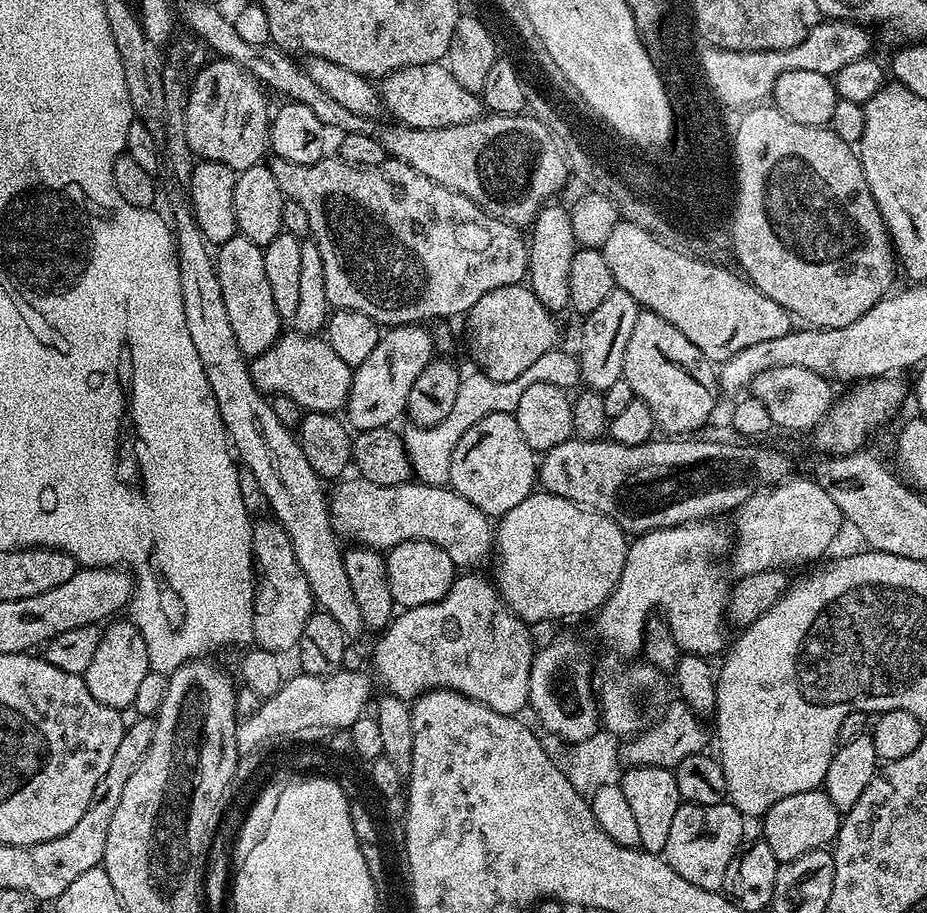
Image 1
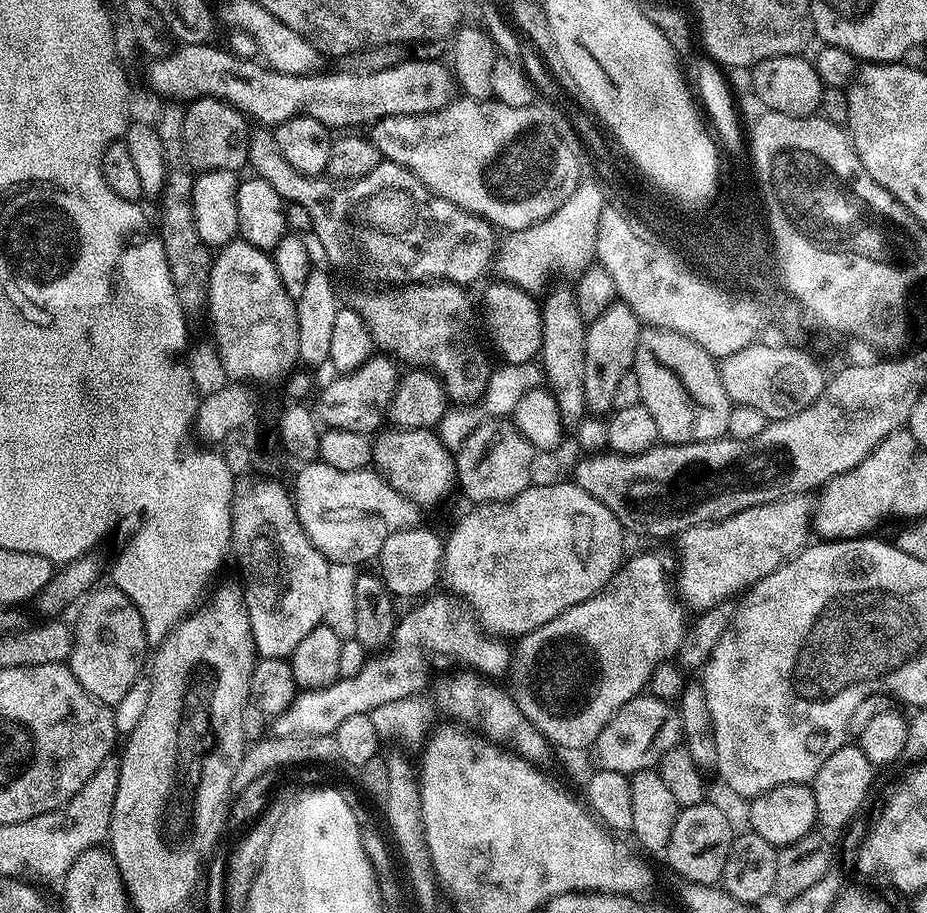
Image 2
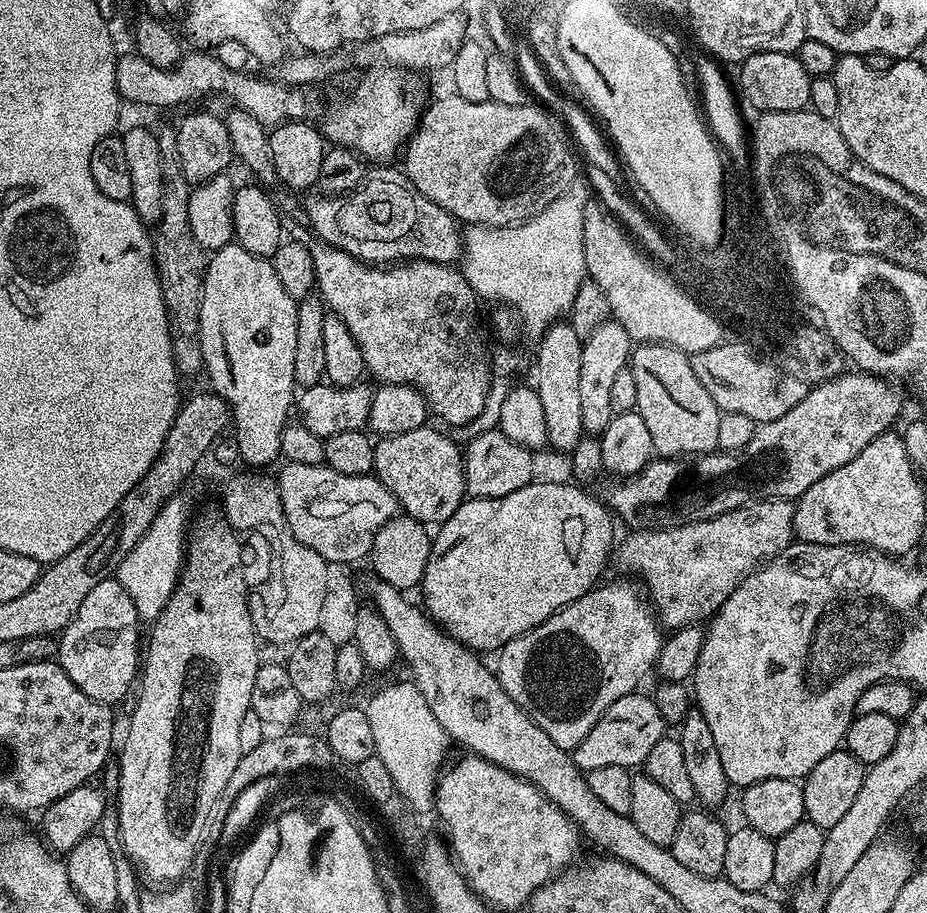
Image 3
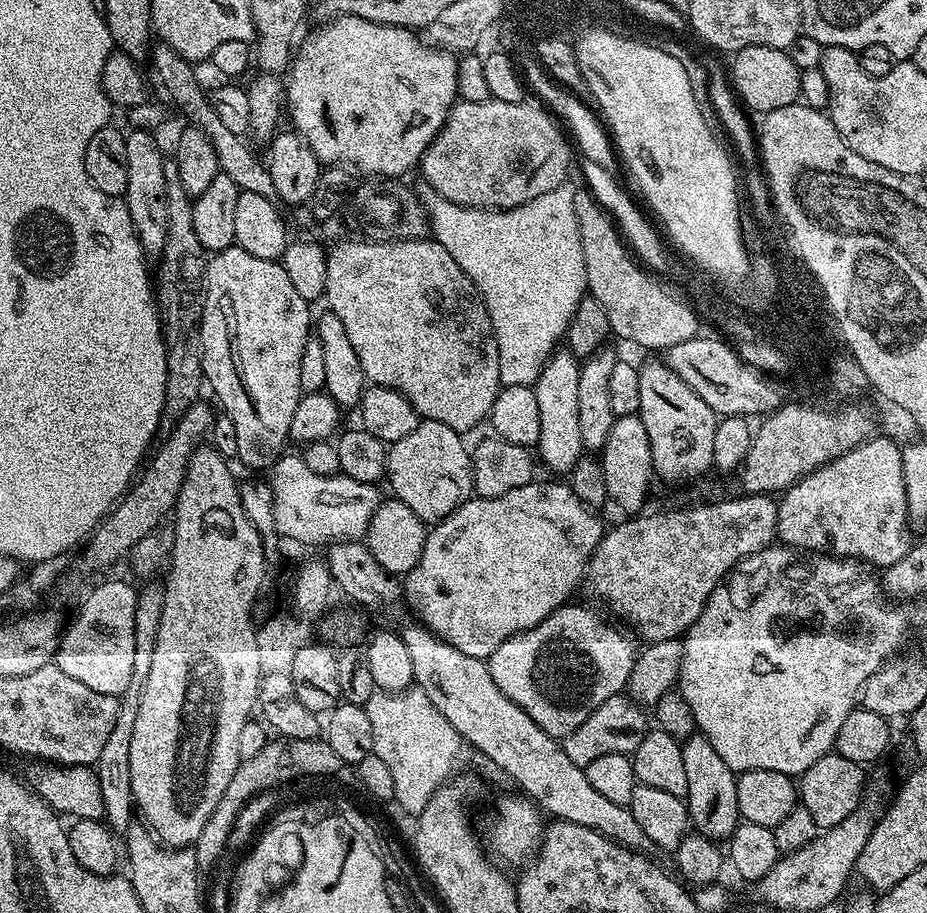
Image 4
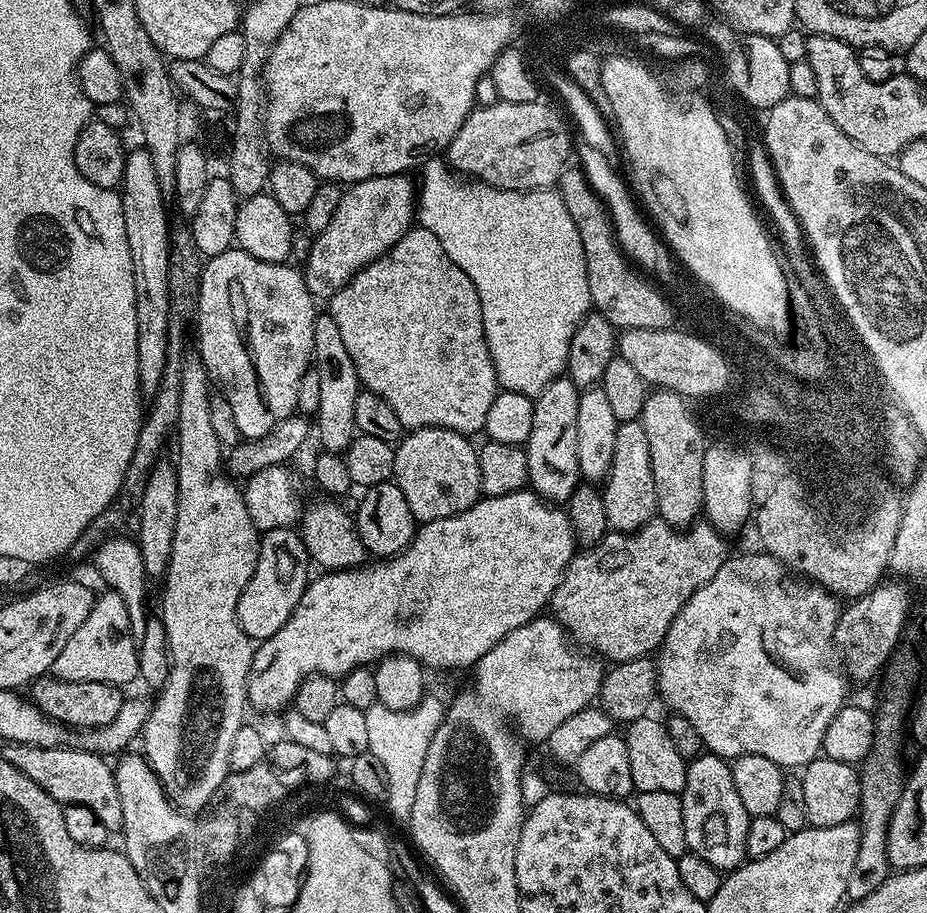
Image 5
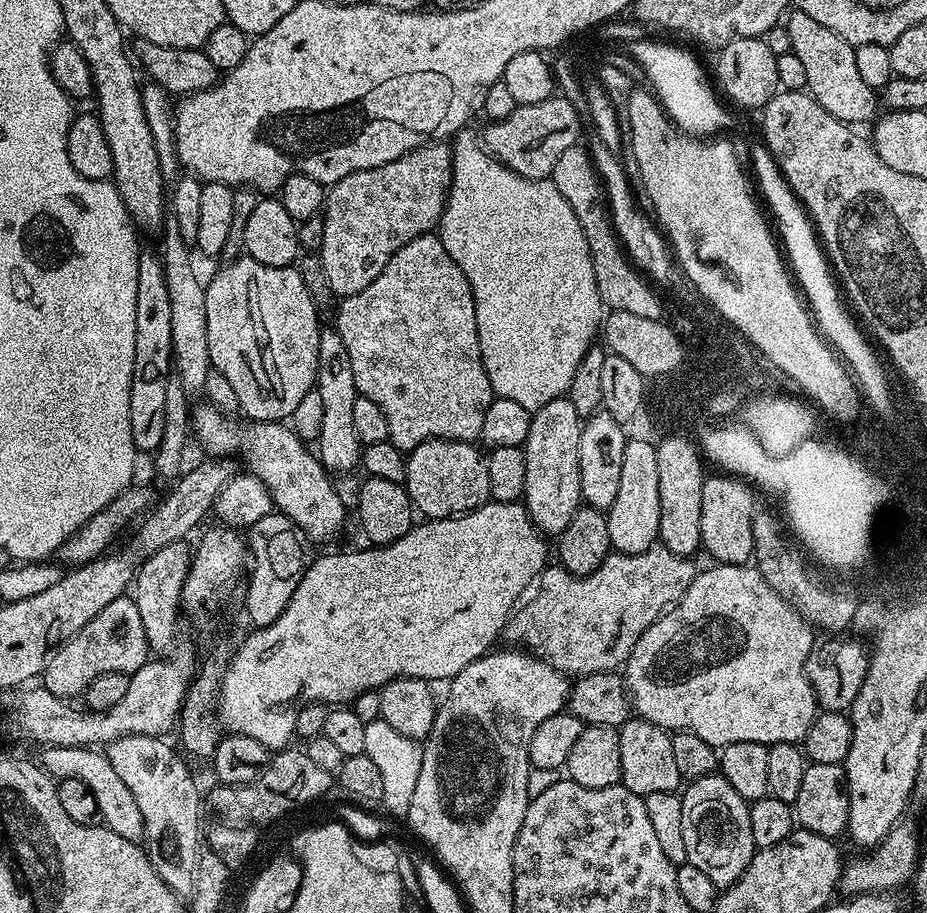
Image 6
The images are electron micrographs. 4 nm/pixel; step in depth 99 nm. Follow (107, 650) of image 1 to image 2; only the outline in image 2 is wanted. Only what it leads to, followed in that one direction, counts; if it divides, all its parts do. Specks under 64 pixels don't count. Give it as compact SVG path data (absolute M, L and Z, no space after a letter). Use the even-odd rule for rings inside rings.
M114 586L107 587L97 587L87 597L89 600L80 612L80 621L74 624L75 646L70 667L74 678L82 682L84 689L95 700L109 706L120 706L130 686L145 671L150 645L142 614L138 614L134 602L130 602L122 590Z

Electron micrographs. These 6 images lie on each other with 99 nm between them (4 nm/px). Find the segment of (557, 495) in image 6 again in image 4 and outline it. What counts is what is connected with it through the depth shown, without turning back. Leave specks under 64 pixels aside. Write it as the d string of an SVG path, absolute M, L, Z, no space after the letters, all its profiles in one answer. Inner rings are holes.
M557 350L544 363L540 377L536 379L535 390L540 412L541 435L538 445L538 460L552 472L567 474L585 455L582 434L578 427L578 378L581 361L567 350Z

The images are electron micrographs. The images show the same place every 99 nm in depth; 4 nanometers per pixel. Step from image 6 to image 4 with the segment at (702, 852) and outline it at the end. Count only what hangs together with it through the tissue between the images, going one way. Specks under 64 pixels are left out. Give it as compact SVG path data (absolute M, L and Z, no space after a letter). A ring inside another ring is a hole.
M693 734L689 740L681 743L680 749L688 783L686 803L691 827L699 835L709 836L711 840L727 841L736 825L741 823L738 790L736 789L737 773L732 772L730 766L726 766L726 762L722 762L718 750L710 746L705 736Z

